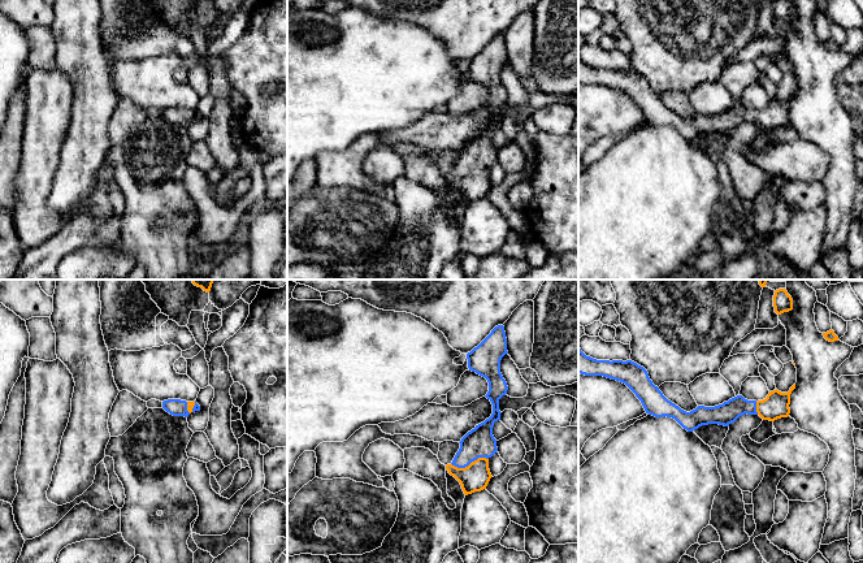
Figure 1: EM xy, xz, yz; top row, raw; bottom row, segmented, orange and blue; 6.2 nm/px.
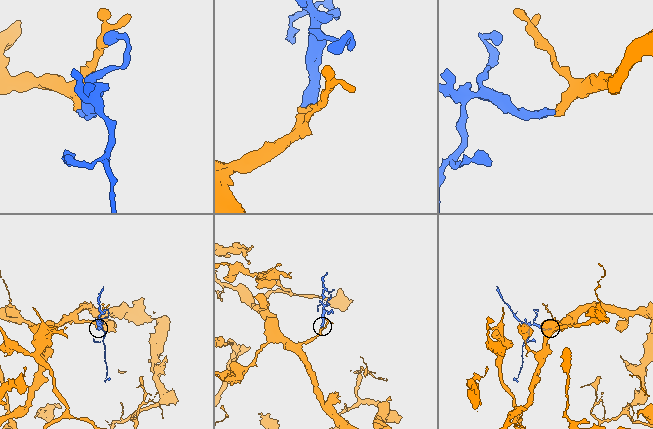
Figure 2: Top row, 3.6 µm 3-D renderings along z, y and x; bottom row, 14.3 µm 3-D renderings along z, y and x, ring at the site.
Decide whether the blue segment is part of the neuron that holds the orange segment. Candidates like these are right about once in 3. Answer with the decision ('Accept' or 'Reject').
Accept

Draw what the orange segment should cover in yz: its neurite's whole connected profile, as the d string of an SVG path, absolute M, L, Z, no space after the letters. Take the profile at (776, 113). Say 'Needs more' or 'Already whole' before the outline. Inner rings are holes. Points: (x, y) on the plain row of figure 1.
Needs more. M578 53L578 82L603 85L625 92L641 109L646 122L655 126L672 126L688 140L708 133L729 135L745 122L759 124L763 129L769 130L788 126L790 122L790 103L795 98L795 92L788 101L776 98L769 100L766 108L758 111L737 104L723 113L715 116L698 114L695 118L686 121L668 109L659 96L652 92L647 79L632 69L597 69L586 65Z

